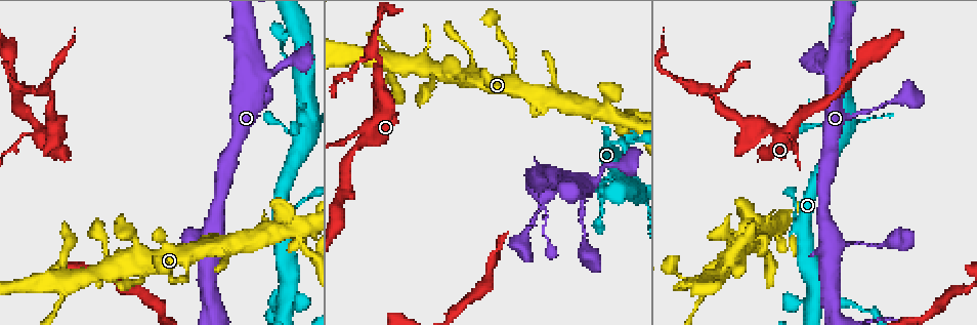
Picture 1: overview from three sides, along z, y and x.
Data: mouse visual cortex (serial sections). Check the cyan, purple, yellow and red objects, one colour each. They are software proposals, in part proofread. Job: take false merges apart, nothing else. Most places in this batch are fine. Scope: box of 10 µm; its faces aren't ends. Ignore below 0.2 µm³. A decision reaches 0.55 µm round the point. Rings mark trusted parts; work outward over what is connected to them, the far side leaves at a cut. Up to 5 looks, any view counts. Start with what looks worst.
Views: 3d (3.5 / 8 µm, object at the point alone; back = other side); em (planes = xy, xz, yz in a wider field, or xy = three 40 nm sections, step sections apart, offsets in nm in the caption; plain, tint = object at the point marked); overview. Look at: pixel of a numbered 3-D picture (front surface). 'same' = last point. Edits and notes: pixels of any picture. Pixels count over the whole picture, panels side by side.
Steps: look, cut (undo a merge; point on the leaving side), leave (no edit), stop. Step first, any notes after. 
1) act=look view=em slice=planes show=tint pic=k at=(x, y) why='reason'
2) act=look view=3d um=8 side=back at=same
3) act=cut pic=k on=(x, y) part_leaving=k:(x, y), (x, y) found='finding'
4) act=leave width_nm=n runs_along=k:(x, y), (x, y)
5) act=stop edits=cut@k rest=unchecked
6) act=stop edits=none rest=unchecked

act=look view=3d um=8 pic=1 at=(789, 133) why='small branch off a trunk'

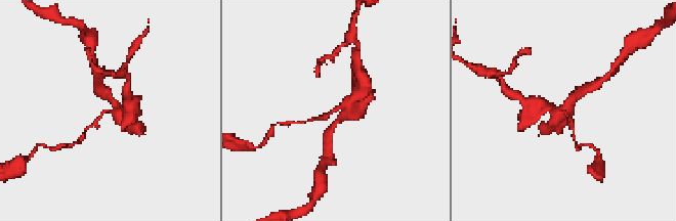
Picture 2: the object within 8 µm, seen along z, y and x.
act=look view=em slice=planes show=tint at=same why='now the EM'

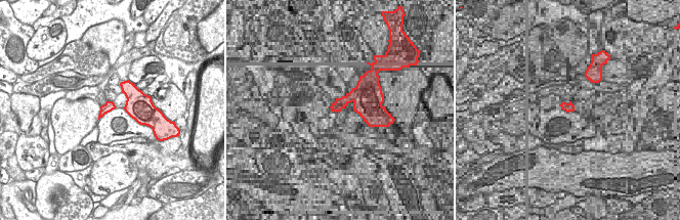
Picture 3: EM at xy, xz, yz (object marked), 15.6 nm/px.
act=cut pic=2 on=(534, 119) part_leaving=2:(555, 109), (540, 107), (519, 96) found='two cells meet here'

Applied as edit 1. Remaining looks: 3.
act=look view=3d um=3.5 pic=1 at=(632, 110) why='three arms meet'

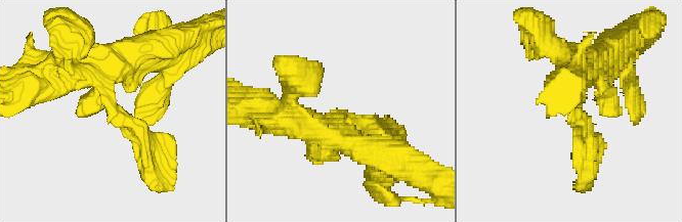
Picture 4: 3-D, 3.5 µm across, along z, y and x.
act=look view=em slice=xy step=1 show=tint pic=4 at=(338, 114)

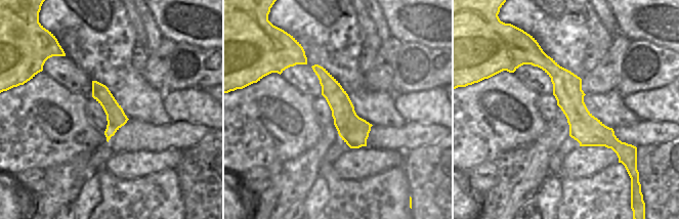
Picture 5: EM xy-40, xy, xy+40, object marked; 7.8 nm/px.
act=leave runs_along=5:(536, 48), (573, 106), (619, 150) found='one cell here'

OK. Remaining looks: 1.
act=stop edits=cut@2 rest=unchecked

